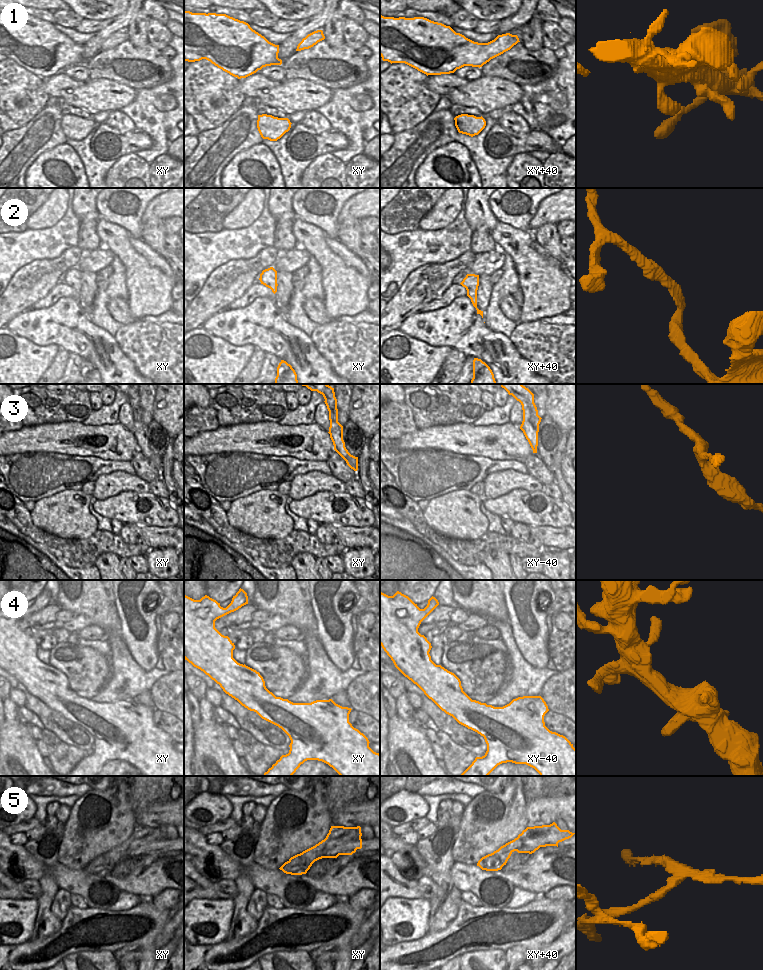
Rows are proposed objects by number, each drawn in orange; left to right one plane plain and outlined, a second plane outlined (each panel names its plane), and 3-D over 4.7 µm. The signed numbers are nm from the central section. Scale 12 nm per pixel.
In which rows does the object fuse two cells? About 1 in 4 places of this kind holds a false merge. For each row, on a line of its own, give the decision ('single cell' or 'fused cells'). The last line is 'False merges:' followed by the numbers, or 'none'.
1: single cell
2: single cell
3: single cell
4: single cell
5: fused cells
False merges: 5

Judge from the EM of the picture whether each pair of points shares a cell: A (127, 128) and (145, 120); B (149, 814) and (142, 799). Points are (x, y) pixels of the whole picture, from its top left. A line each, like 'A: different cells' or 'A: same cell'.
A: different cells
B: different cells

